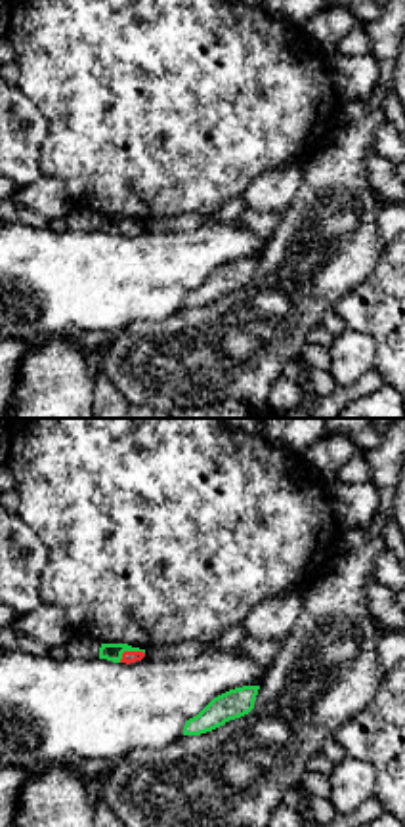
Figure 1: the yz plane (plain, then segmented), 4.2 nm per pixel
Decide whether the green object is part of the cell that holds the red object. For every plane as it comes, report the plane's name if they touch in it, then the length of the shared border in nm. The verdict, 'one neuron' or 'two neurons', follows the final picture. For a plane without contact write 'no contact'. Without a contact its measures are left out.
contact in yz; length 120 nm

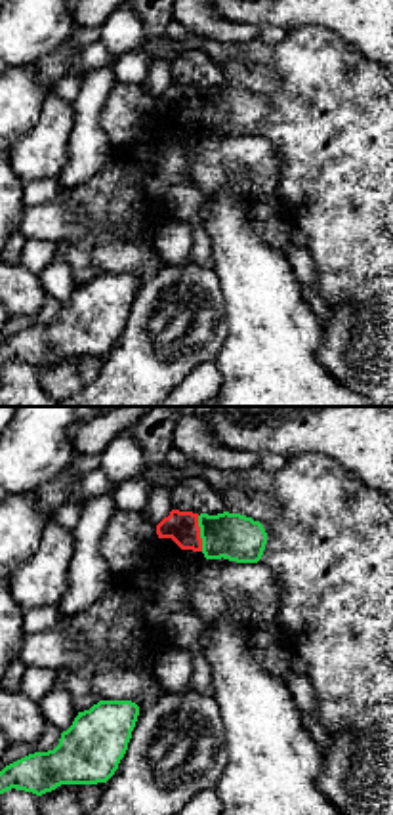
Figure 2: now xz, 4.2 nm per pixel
contact in xz; length 150 nm

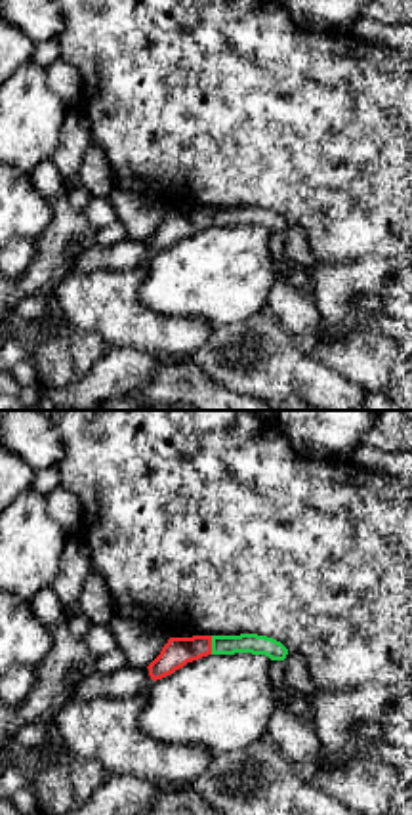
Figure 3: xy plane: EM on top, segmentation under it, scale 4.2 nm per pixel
contact in xy; length 80 nm

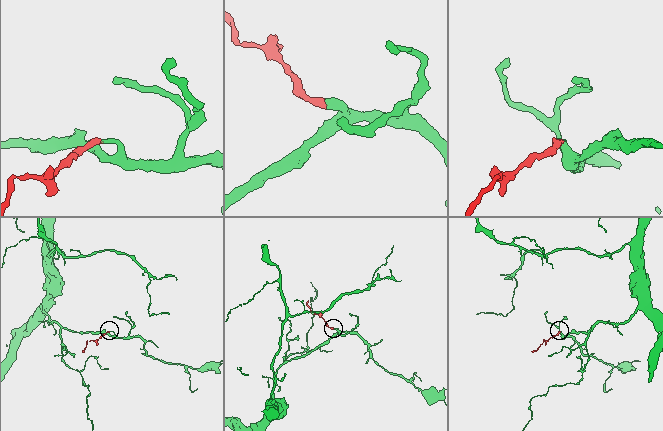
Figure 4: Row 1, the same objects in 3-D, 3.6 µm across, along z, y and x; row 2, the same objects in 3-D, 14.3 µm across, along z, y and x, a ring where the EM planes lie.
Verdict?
one neuron

